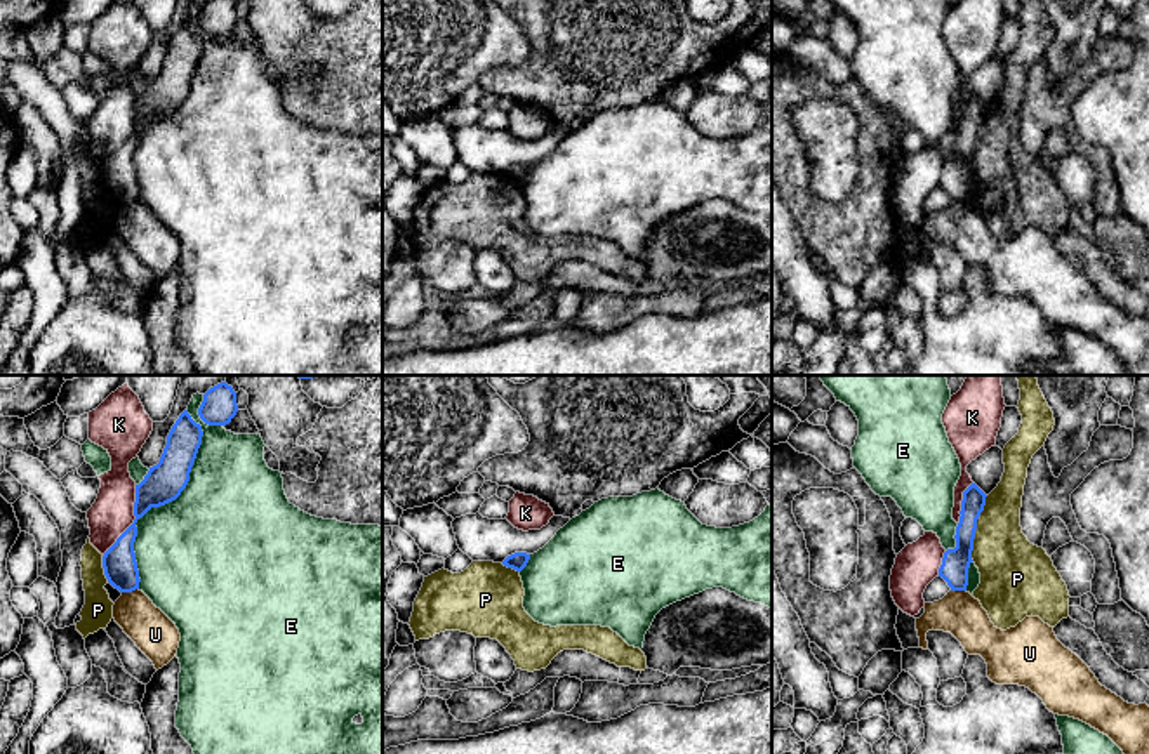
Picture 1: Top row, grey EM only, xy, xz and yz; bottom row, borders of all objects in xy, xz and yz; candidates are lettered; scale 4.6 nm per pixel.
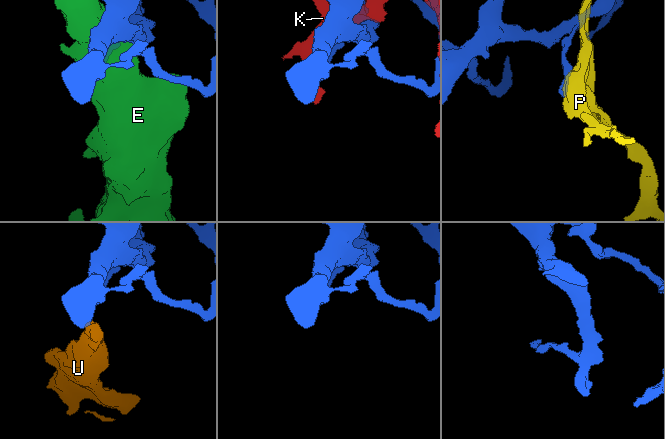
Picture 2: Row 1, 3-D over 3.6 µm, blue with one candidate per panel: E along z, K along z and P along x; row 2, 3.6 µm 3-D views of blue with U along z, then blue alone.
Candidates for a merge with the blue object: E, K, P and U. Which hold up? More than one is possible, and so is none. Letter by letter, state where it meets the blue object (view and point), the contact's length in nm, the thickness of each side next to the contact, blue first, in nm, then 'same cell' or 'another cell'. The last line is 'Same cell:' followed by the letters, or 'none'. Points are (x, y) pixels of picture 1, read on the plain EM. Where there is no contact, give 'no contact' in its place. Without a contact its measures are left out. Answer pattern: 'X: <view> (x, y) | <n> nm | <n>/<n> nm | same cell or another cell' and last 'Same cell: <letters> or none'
E: xy (167, 113) | 850 nm | 180/500 nm | another cell
K: xy (134, 132) | 360 nm | 180/200 nm | another cell
P: yz (976, 139) | 320 nm | 130/300 nm | another cell
U: xy (129, 202) | 80 nm | 160/200 nm | another cell
Same cell: none

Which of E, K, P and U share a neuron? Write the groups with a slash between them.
E / K / P / U

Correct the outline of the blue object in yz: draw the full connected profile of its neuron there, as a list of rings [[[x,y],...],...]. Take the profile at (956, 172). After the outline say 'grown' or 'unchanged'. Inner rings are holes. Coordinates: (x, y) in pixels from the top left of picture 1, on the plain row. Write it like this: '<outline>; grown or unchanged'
[[[972,94],[963,103],[960,134],[956,137],[956,158],[947,160],[939,179],[939,188],[942,188],[951,202],[966,202],[968,196],[968,179],[973,162],[973,149],[977,141],[977,130],[986,116],[986,104]]]; unchanged

